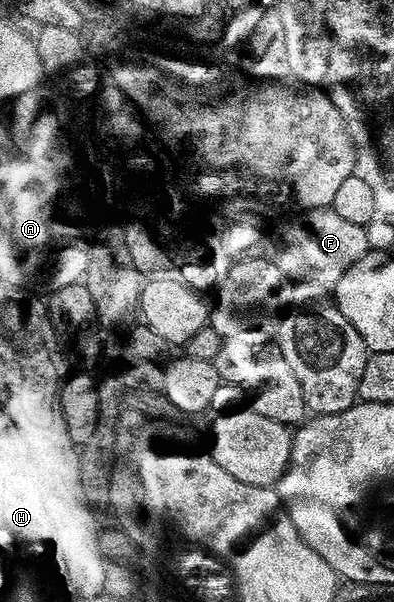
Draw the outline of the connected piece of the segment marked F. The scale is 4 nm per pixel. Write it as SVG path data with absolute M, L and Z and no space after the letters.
M332 206L310 210L302 223L293 223L281 235L282 247L275 254L275 262L279 269L291 281L301 283L318 283L325 289L332 289L345 273L361 257L371 249L369 231L366 228L354 225L339 217Z

